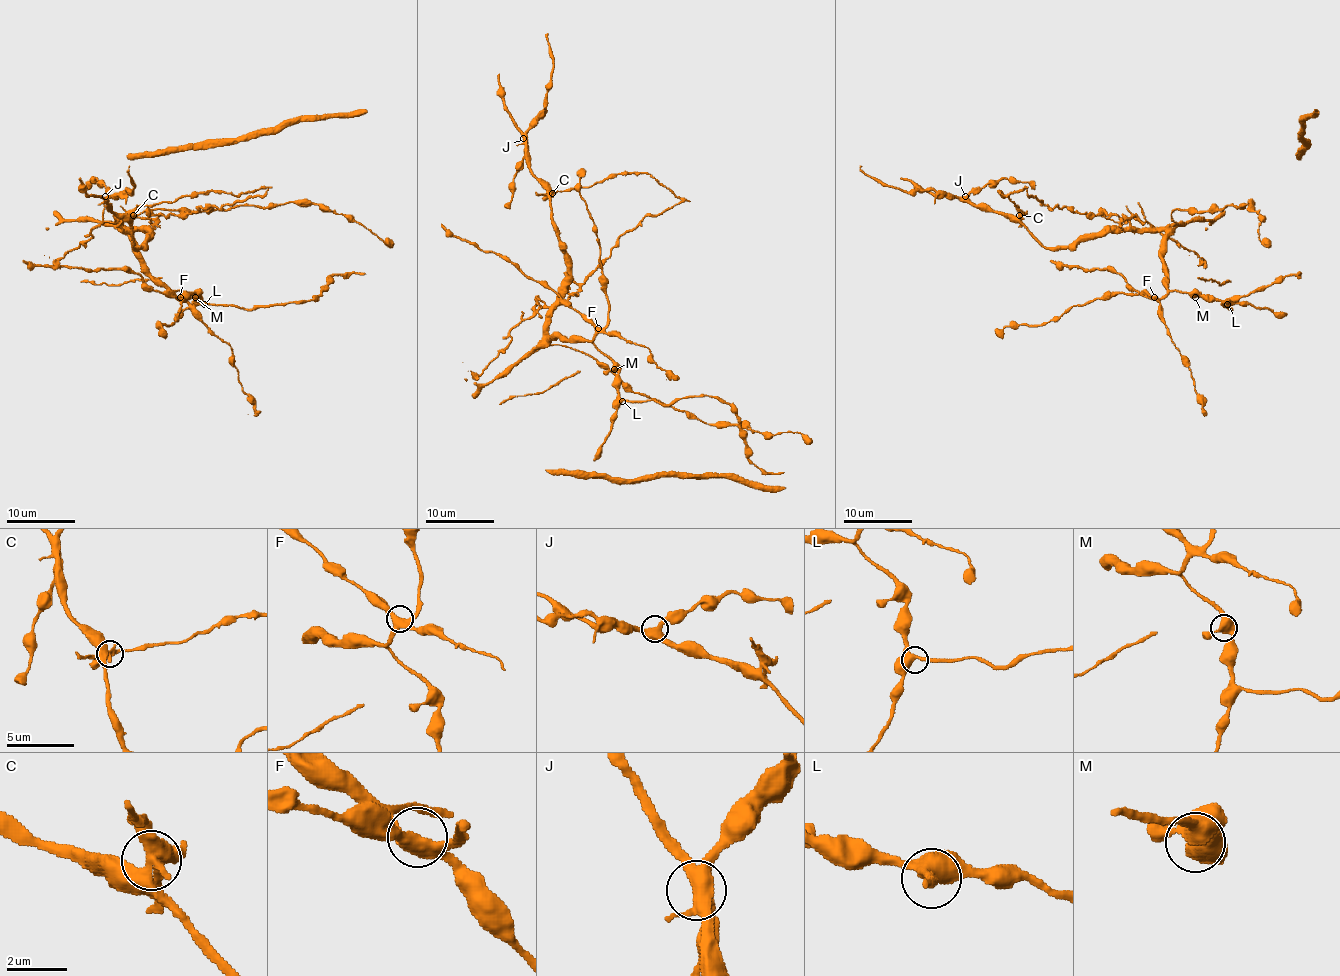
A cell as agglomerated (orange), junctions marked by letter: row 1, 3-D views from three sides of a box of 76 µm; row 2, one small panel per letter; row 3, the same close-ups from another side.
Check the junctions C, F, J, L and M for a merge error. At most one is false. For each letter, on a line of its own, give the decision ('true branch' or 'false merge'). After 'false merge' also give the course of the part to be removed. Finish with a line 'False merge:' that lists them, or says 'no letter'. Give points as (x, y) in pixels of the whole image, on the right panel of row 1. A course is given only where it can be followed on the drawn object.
C: false merge
F: true branch
J: true branch
L: true branch
M: true branch
False merge: C

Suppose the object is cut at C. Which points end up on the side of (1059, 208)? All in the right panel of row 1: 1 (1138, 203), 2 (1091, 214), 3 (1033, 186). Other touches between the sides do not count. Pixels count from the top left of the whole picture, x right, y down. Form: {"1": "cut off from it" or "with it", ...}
{"1": "with it", "2": "with it", "3": "cut off from it"}

